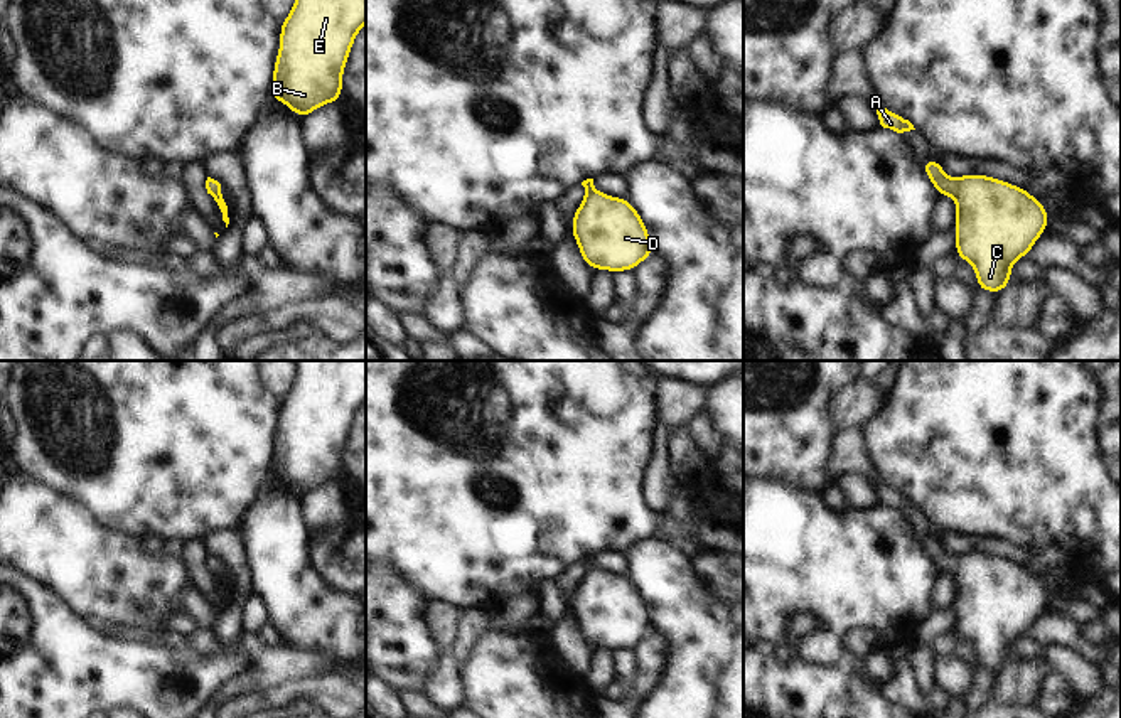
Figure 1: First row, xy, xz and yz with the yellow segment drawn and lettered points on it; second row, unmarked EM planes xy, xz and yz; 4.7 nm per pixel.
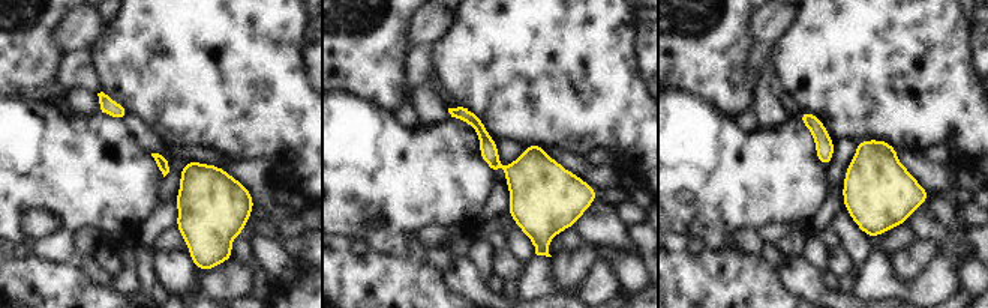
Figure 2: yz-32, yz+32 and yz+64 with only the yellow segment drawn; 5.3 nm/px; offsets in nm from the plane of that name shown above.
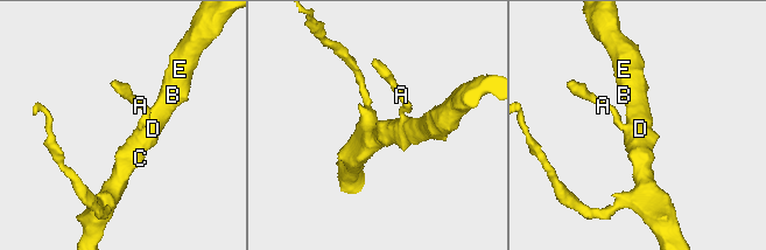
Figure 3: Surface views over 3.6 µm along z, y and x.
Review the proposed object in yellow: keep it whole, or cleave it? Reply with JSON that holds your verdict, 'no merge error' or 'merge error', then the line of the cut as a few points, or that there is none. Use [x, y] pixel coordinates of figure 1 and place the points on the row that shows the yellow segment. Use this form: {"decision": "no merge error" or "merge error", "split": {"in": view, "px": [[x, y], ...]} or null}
{"decision": "no merge error", "split": null}

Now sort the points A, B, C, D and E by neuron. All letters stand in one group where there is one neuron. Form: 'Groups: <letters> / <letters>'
Groups: A B C D E

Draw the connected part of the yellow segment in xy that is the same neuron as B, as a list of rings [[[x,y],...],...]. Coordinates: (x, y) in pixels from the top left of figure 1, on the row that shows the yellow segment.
[[[295,0],[280,25],[280,47],[273,64],[270,98],[287,104],[298,118],[342,98],[342,74],[359,30],[366,24],[366,0]]]

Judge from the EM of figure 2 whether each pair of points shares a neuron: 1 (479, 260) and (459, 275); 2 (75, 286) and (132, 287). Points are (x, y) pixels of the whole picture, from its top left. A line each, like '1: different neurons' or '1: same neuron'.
1: different neurons
2: different neurons

